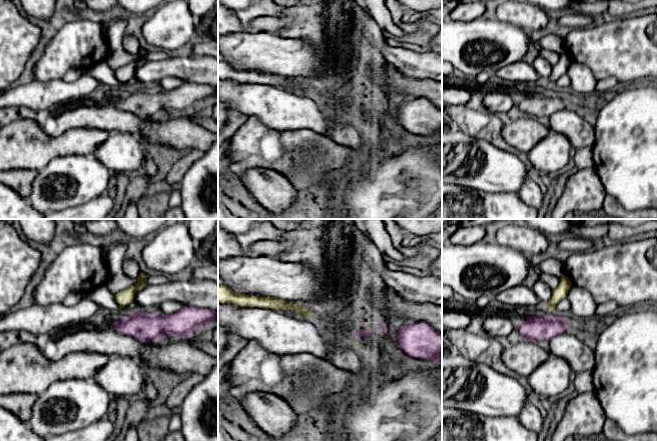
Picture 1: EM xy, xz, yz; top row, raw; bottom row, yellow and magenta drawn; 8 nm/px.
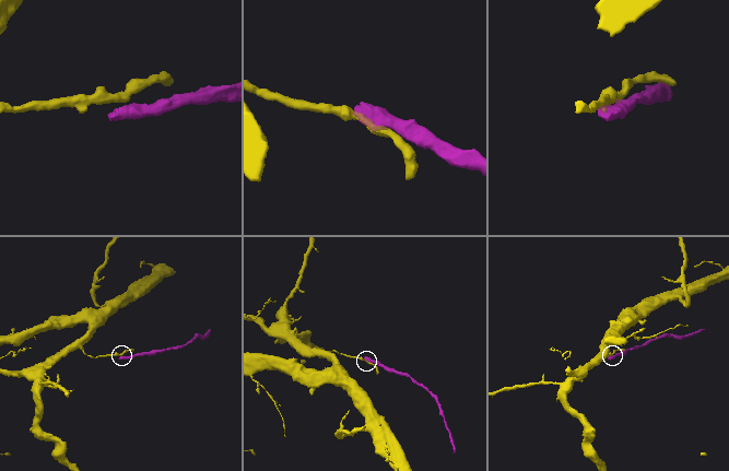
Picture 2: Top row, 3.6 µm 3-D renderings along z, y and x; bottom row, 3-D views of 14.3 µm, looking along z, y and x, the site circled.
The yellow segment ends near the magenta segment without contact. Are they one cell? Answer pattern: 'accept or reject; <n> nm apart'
reject; 40 nm apart

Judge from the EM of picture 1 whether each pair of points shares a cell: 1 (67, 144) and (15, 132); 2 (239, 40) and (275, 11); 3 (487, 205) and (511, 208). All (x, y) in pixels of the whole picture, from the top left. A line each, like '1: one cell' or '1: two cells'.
1: one cell
2: two cells
3: one cell

